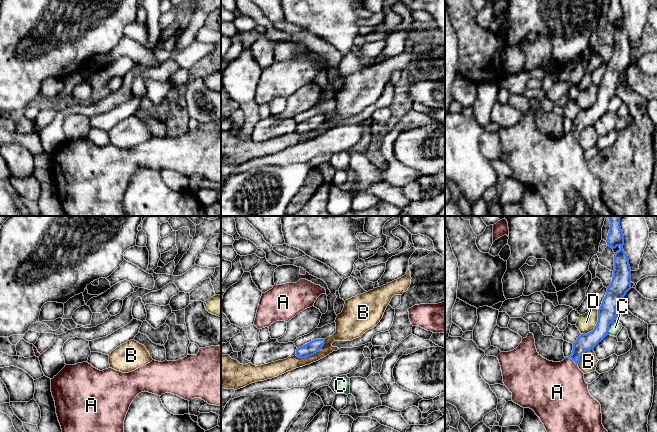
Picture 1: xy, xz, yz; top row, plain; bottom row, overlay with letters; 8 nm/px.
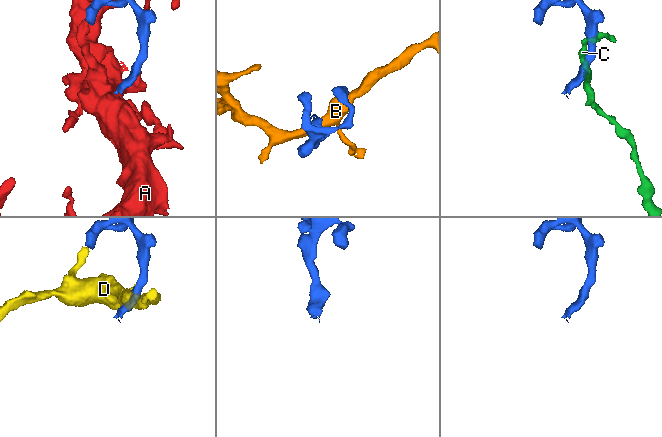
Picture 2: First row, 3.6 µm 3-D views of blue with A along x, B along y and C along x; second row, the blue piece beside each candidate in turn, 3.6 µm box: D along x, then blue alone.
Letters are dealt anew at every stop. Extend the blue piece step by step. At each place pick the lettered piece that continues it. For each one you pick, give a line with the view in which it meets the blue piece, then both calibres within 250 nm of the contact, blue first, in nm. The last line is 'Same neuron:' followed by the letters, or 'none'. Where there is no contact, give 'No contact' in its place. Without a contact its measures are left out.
A: Touches blue in yz. Thickness 140 nm (blue) against 400 nm
Same neuron: A

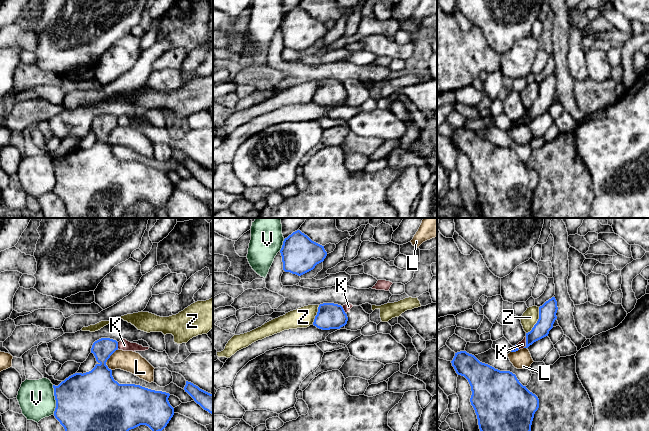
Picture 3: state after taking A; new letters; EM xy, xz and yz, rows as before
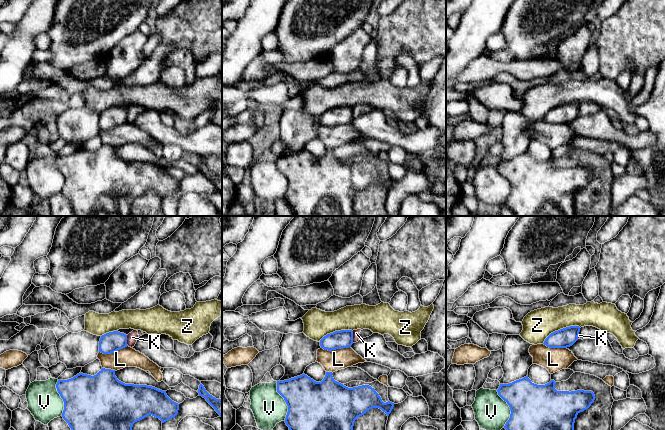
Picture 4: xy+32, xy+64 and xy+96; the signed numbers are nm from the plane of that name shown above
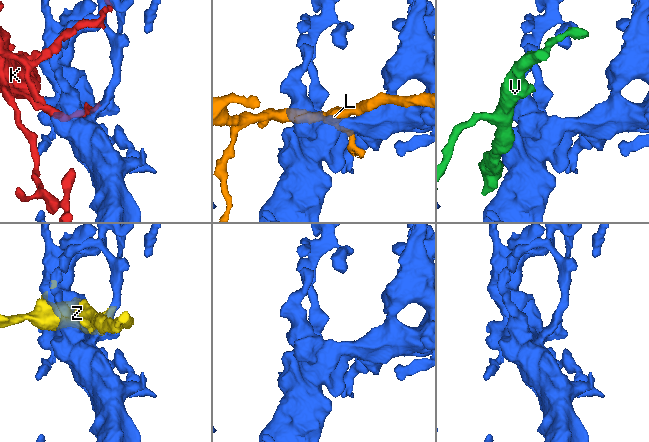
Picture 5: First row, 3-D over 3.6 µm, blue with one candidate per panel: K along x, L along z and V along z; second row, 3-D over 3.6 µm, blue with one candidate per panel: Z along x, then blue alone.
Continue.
Same neuron: none

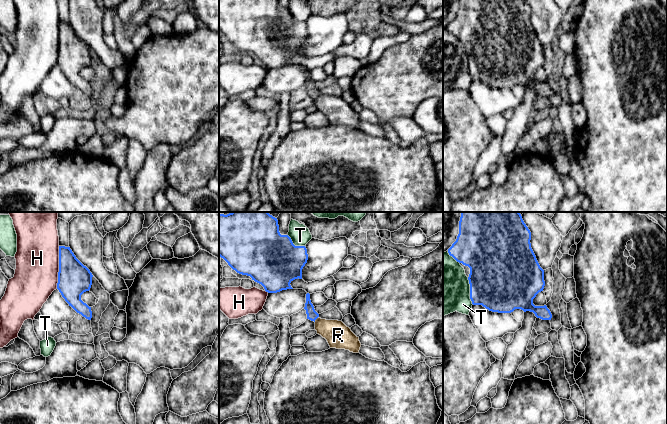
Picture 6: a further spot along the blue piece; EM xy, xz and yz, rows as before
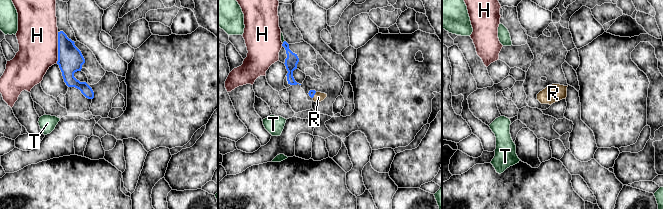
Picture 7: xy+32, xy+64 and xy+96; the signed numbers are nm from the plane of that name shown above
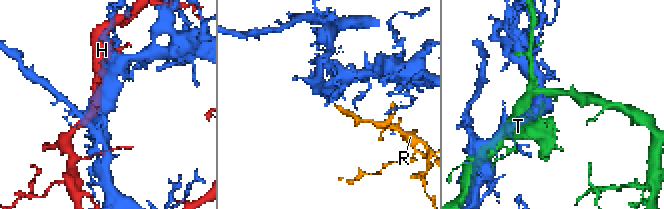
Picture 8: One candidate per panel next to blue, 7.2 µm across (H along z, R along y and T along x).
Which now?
R: Touches blue in xz. Thickness 90 nm (blue) against 200 nm
Same neuron: R

